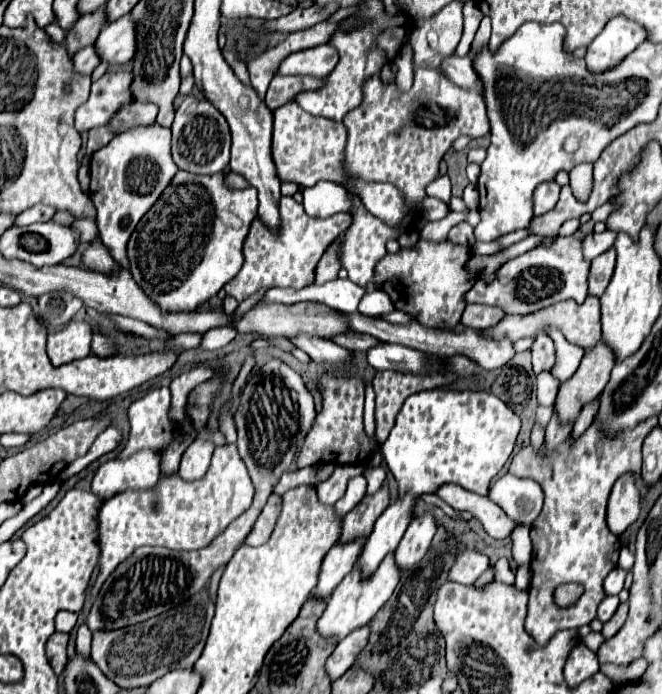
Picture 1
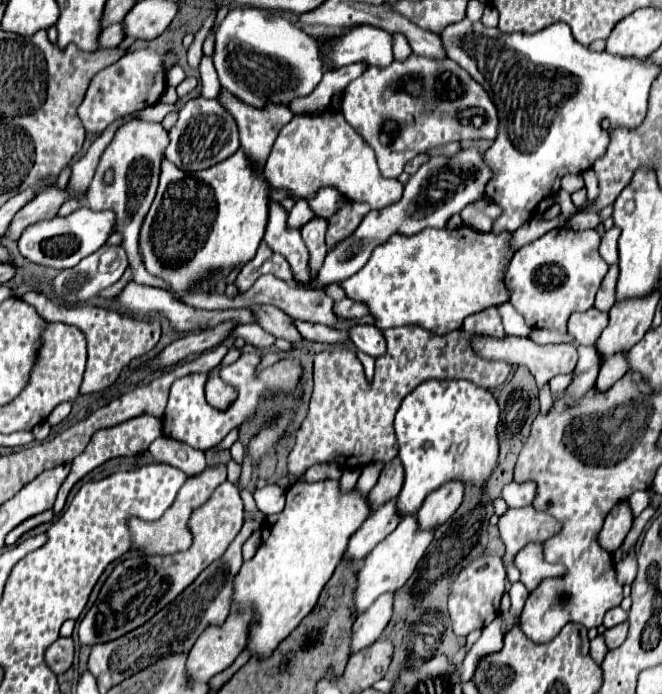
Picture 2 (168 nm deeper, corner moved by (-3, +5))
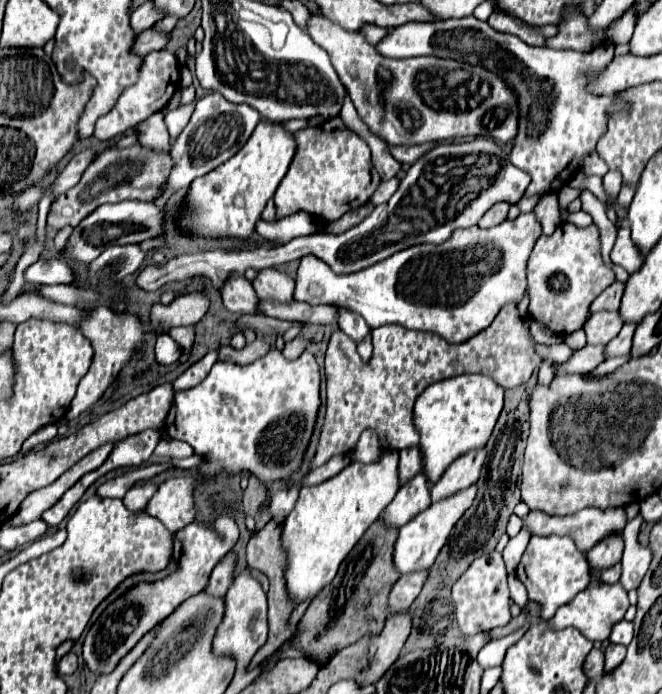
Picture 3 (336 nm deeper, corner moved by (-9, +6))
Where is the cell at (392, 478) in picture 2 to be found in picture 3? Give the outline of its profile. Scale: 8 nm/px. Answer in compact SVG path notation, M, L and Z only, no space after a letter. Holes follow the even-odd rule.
M407 448L399 452L399 480L401 484L409 482L413 476L417 476L421 472L421 452L419 448Z

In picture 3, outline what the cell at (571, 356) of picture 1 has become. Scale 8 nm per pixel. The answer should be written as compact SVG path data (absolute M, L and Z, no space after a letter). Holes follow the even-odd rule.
M559 224L551 236L541 234L527 264L529 316L559 336L579 330L591 302L615 282L615 274L603 264L599 250L599 230L595 224L577 228Z

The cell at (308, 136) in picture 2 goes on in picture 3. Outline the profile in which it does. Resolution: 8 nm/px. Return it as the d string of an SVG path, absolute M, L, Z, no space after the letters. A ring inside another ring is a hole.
M331 118L315 128L303 128L293 132L297 150L289 172L281 180L275 192L275 206L279 218L297 210L305 210L323 220L337 220L345 212L371 200L381 184L381 178L371 162L371 150L343 120Z

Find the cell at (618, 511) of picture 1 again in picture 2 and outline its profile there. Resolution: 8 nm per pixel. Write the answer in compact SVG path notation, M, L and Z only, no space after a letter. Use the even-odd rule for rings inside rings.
M621 501L621 505L615 505L609 511L609 515L605 517L605 523L603 523L599 539L597 539L599 545L609 553L615 551L617 547L621 547L621 543L627 537L631 525L633 525L633 515L631 515L629 503Z

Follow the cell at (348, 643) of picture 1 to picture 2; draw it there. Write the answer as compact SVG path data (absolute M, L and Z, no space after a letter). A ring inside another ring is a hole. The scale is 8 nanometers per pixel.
M385 593L357 617L353 625L351 649L361 651L361 647L369 647L377 637L381 637L383 629L391 621L391 613L393 613L393 593Z

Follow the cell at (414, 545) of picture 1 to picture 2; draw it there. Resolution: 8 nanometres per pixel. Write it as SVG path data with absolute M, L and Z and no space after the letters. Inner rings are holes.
M449 481L447 485L441 485L433 493L429 493L429 497L425 497L421 509L417 511L419 527L435 529L441 523L445 523L445 519L449 519L461 505L463 491L465 491L465 485L461 481Z

